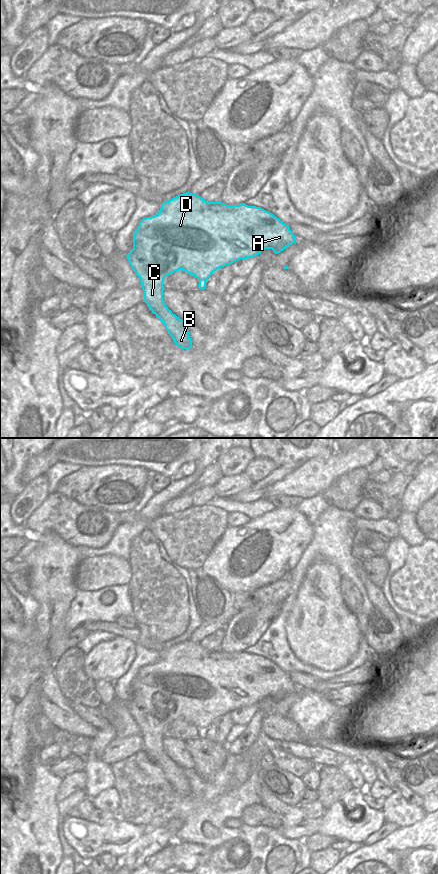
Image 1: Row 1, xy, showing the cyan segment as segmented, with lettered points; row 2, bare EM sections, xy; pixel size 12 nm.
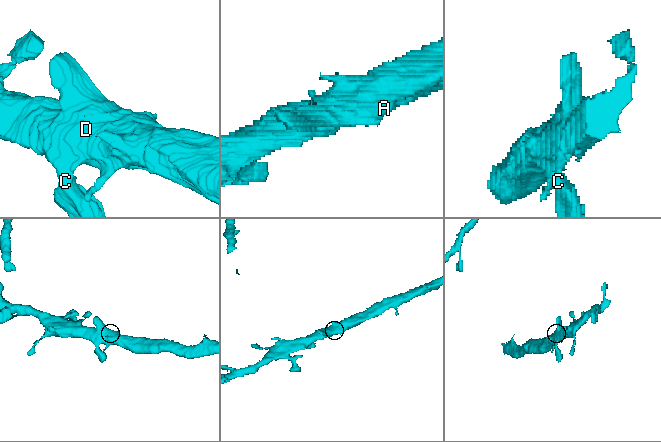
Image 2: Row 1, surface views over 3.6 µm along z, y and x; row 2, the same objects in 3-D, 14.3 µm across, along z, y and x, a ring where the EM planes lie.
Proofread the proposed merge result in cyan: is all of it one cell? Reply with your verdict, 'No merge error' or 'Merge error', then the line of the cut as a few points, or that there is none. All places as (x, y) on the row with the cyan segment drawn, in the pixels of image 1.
No merge error. No split.

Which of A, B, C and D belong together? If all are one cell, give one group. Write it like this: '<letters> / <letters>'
A B C D

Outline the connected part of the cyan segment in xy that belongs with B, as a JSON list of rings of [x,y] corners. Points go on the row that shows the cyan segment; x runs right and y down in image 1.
[[[188,191],[163,202],[156,215],[143,218],[139,222],[133,234],[133,249],[126,257],[132,270],[140,278],[141,288],[144,292],[143,301],[163,323],[175,345],[181,349],[190,349],[192,341],[185,321],[173,314],[164,303],[164,278],[179,270],[186,271],[199,280],[199,289],[205,289],[206,281],[217,269],[240,259],[252,258],[265,249],[272,249],[275,254],[278,254],[293,243],[295,243],[295,236],[289,226],[260,207],[248,206],[245,203],[226,205],[222,202],[207,202],[199,195]]]

